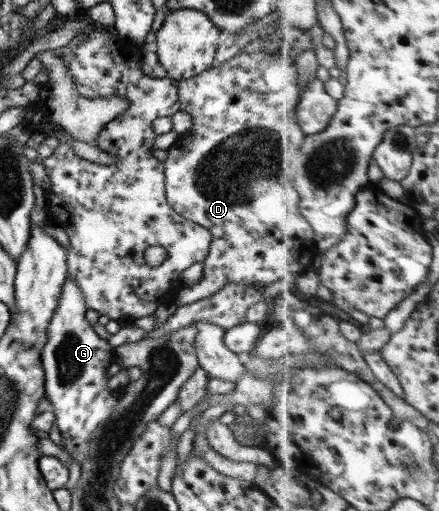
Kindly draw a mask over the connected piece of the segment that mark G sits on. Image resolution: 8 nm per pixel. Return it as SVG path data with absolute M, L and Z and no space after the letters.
M66 276L61 285L55 313L49 321L47 340L41 349L44 372L44 396L51 404L54 422L60 437L65 441L65 451L79 465L89 451L89 438L113 412L123 393L120 387L107 388L106 370L113 362L113 348L96 333L85 320L85 302L72 278Z

